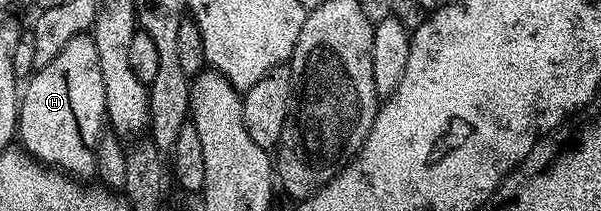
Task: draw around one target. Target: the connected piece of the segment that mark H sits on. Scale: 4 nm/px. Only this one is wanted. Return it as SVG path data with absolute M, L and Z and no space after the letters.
M85 33L68 40L68 44L60 48L56 57L27 82L30 83L27 86L25 83L18 107L16 138L21 149L25 150L30 157L38 159L43 166L53 166L56 170L86 180L89 174L91 176L95 173L97 146L104 137L104 123L106 122L104 76L100 76L100 56L96 56L96 44L93 37Z

